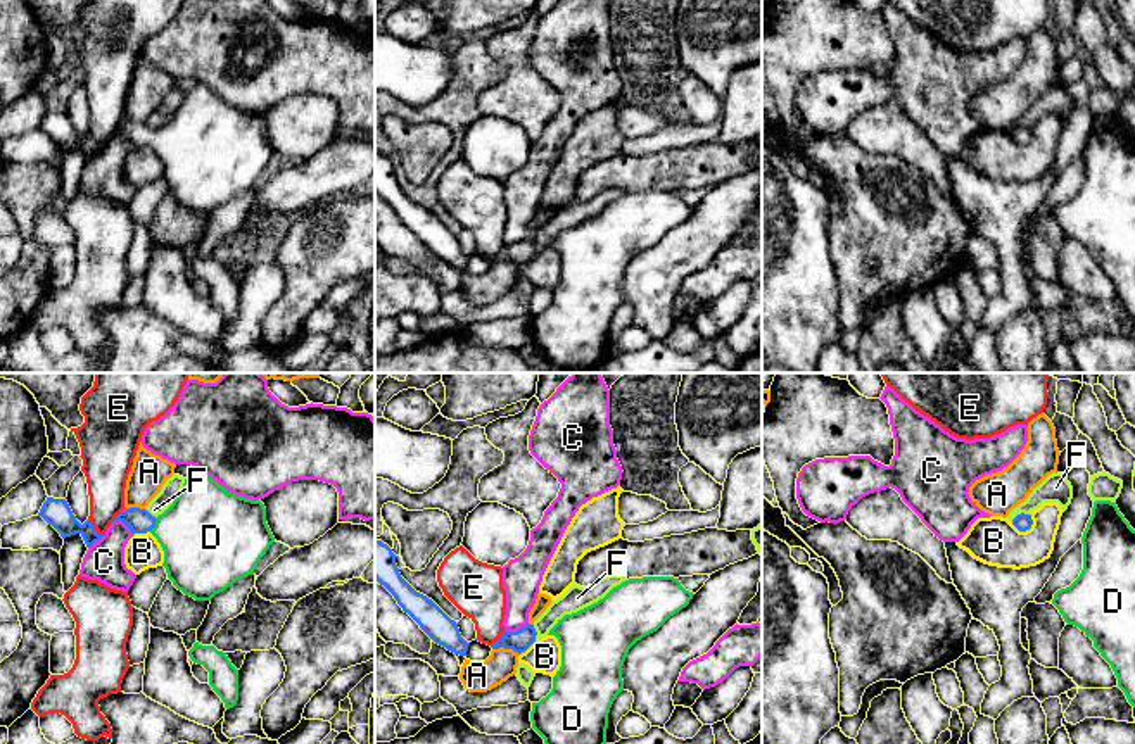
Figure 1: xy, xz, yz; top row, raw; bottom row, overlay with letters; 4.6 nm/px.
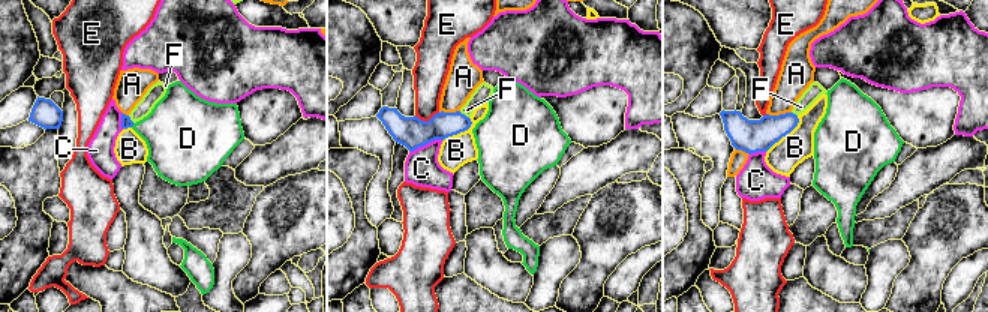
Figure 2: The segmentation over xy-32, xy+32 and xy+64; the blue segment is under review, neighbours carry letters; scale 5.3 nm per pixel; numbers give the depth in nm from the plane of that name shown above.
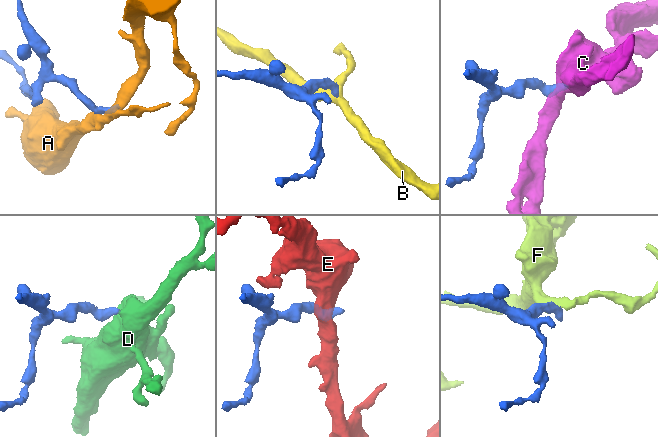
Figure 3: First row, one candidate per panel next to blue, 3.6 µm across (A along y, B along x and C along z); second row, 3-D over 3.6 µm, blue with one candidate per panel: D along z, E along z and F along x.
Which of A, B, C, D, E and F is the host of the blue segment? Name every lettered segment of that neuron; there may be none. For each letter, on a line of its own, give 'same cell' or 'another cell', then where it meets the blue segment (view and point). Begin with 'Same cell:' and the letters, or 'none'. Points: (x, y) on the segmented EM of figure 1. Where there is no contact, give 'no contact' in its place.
Same cell: D
A: another cell; meets blue in xz at (507, 648)
B: another cell; meets blue in yz at (1023, 530)
C: another cell; meets blue in xy at (123, 522)
D: same cell; meets blue in xy at (154, 525)
E: another cell; meets blue in xy at (94, 529)
F: another cell; meets blue in yz at (1021, 513)

